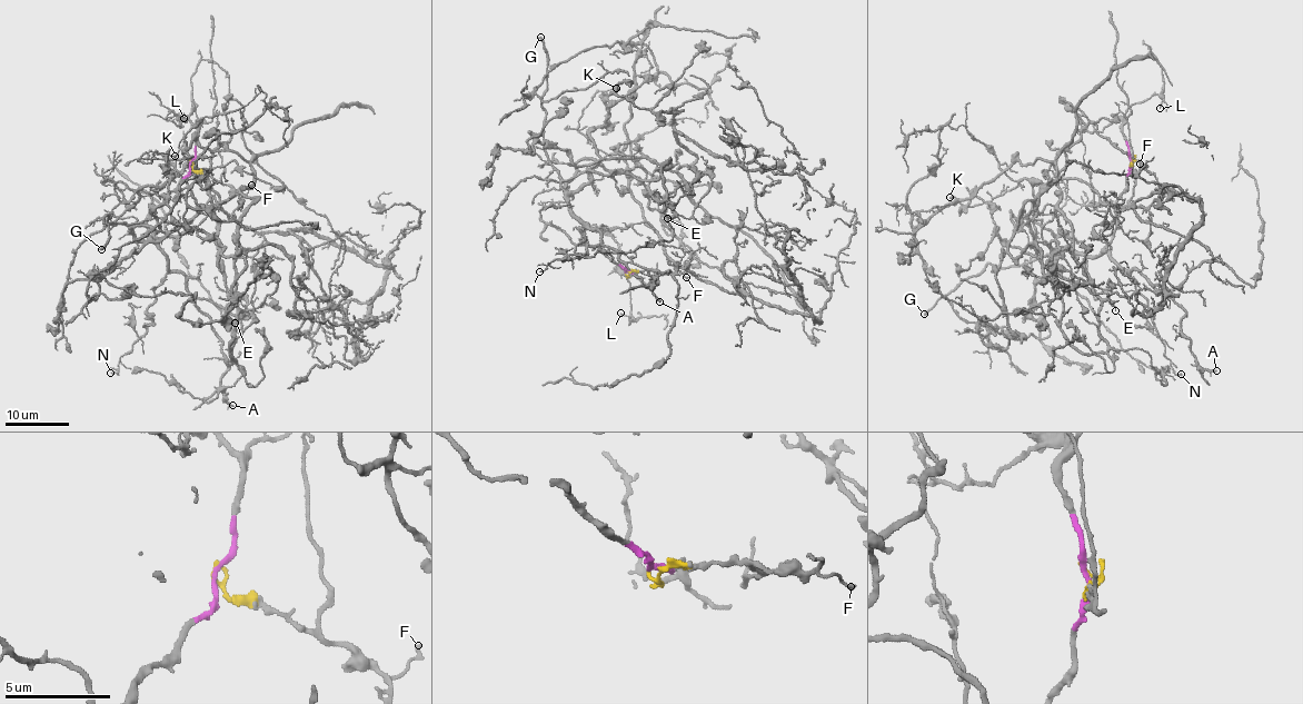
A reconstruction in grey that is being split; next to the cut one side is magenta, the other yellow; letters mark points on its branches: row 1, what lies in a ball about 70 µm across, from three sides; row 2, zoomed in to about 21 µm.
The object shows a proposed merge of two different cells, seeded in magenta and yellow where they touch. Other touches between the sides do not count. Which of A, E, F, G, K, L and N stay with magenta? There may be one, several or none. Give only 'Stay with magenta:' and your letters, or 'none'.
Stay with magenta: A, E, G, L, N

